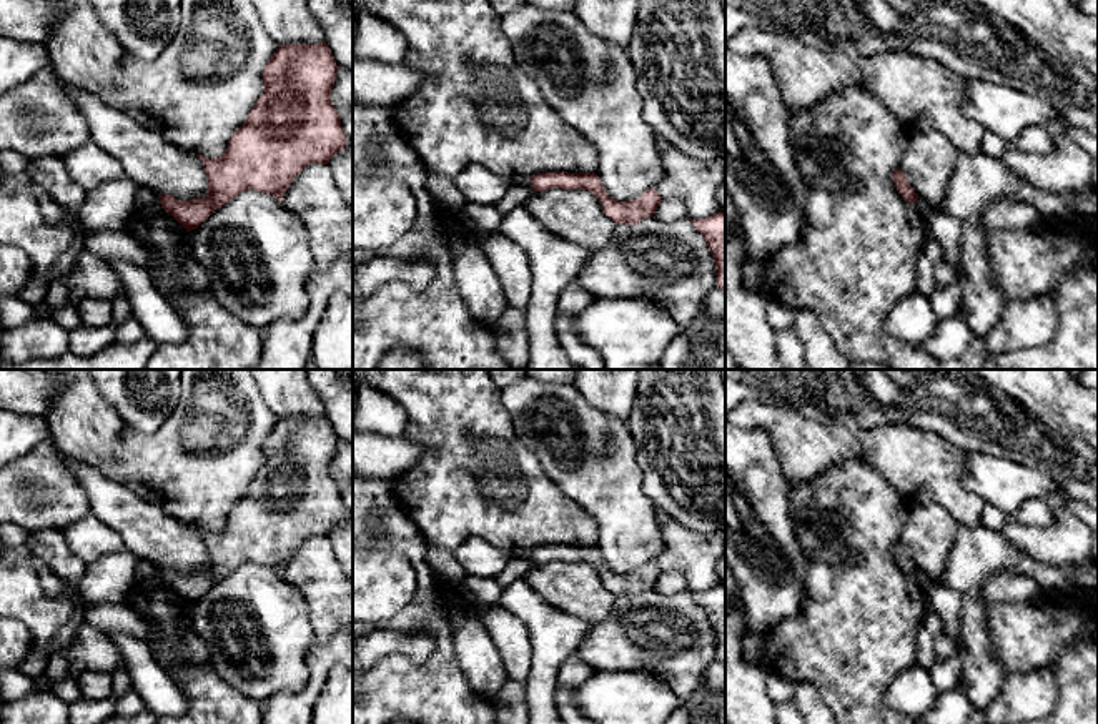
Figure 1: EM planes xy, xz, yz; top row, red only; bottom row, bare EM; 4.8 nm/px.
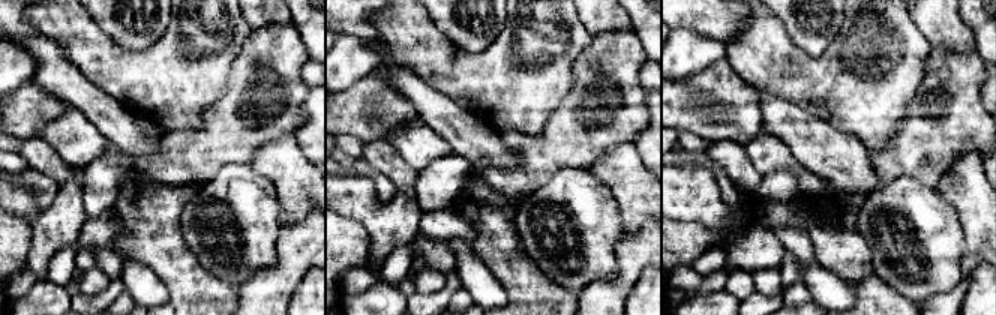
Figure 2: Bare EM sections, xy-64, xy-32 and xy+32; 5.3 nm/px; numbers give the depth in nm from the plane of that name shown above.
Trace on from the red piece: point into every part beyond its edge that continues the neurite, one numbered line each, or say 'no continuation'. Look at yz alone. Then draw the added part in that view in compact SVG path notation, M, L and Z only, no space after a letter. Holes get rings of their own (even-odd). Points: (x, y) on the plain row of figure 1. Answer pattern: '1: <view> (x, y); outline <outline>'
no continuation

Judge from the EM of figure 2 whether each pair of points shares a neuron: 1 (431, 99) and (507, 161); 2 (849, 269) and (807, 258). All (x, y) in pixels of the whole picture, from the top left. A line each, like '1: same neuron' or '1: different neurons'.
1: same neuron
2: different neurons

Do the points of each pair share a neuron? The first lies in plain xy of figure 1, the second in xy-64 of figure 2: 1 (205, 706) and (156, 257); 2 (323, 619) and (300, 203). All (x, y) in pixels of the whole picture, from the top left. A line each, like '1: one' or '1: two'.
1: one
2: one

